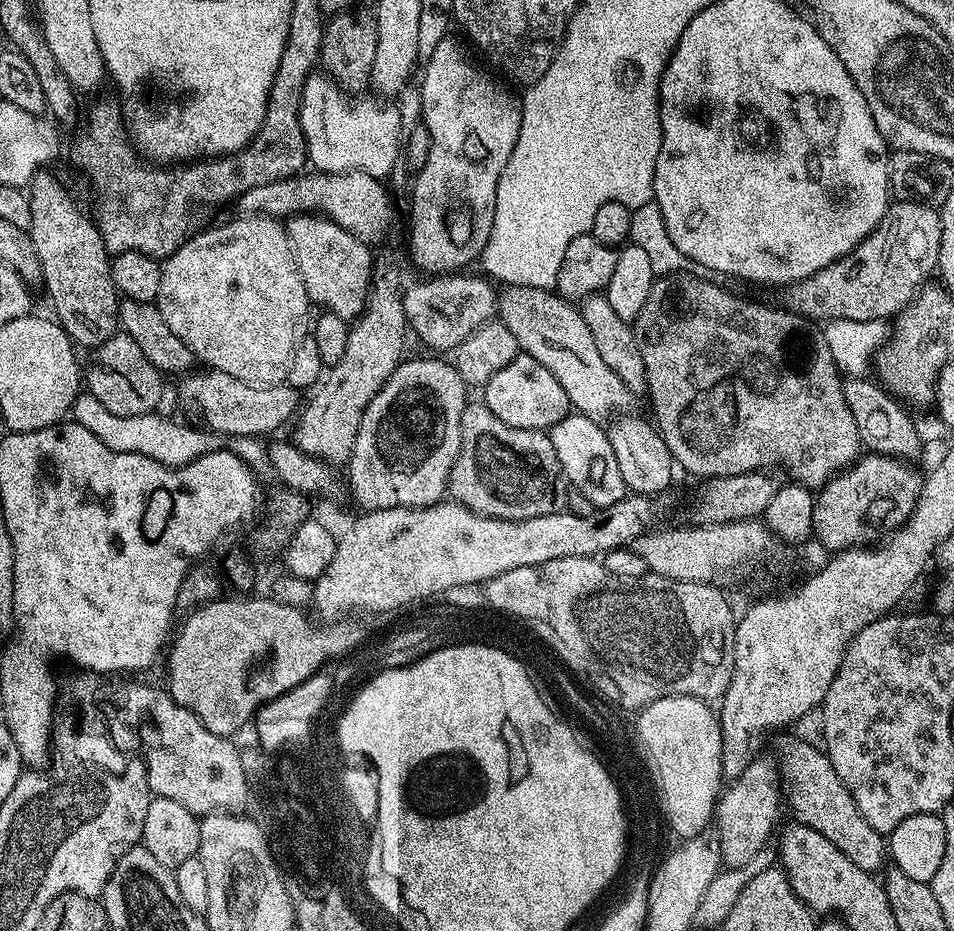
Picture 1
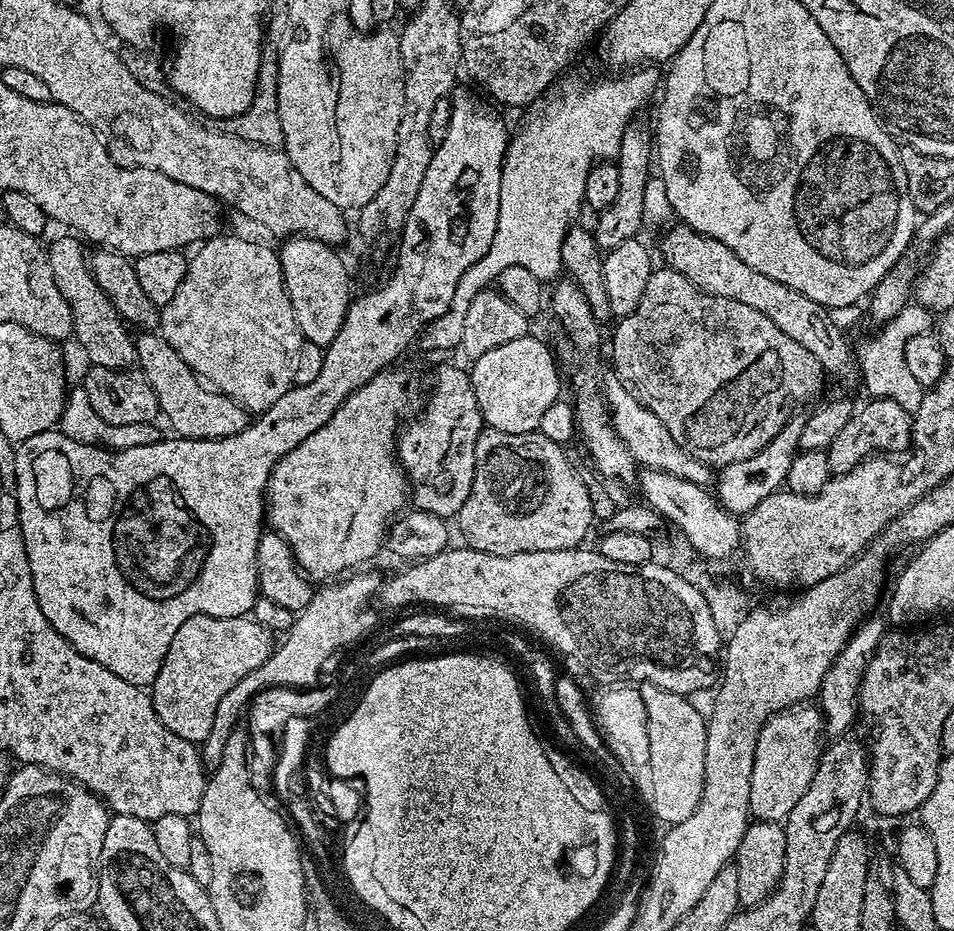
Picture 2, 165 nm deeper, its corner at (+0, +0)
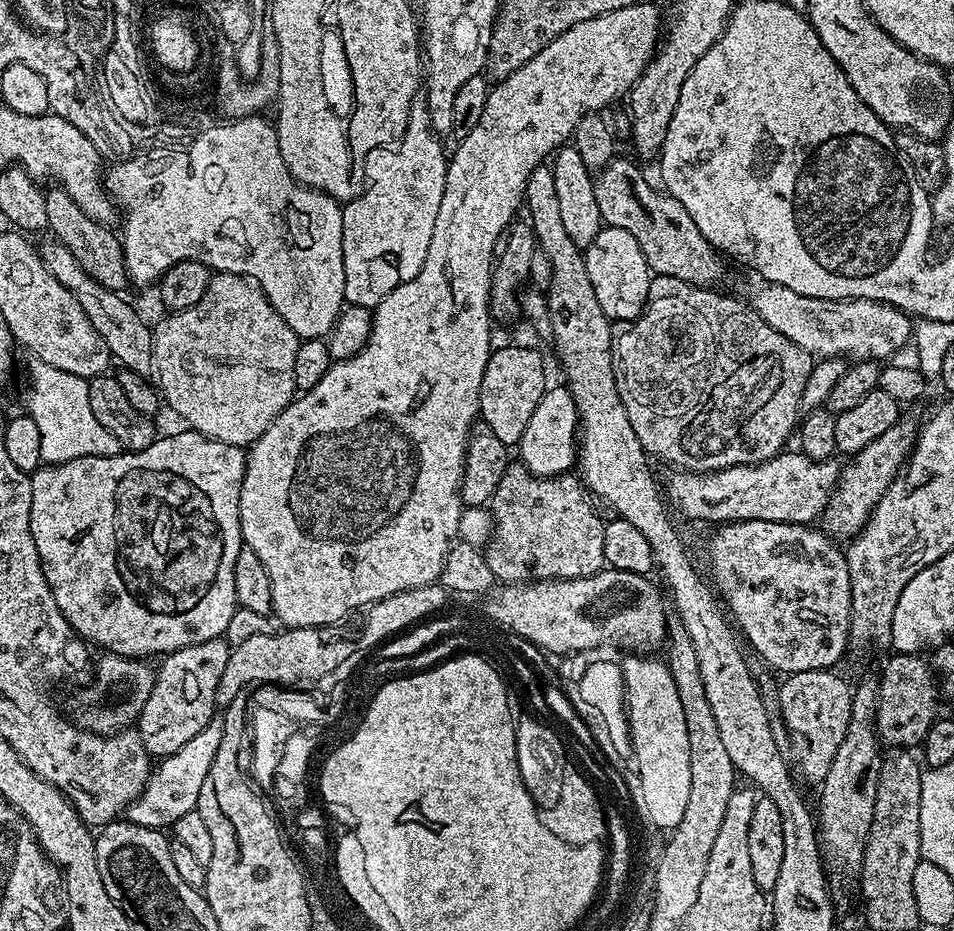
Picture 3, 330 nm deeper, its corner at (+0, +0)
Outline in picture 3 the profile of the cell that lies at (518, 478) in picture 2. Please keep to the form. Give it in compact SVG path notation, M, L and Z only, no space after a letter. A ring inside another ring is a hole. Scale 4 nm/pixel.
M519 462L509 463L508 469L502 474L502 482L498 482L498 490L494 490L490 501L490 511L492 514L492 535L486 545L484 557L490 566L493 577L497 581L504 584L530 584L534 580L573 580L574 578L582 578L600 571L605 567L604 551L602 550L602 538L604 537L605 521L600 520L600 516L596 513L597 505L594 503L594 497L591 492L584 486L584 481L576 474L564 474L558 476L536 476Z

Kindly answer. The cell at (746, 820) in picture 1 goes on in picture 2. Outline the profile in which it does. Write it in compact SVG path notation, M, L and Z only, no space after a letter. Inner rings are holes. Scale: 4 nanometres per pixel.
M812 706L783 708L764 723L758 734L754 746L754 770L750 774L748 807L756 820L783 822L790 810L794 810L798 798L806 794L806 788L818 770L822 745L826 740L826 716L819 707L808 707Z

